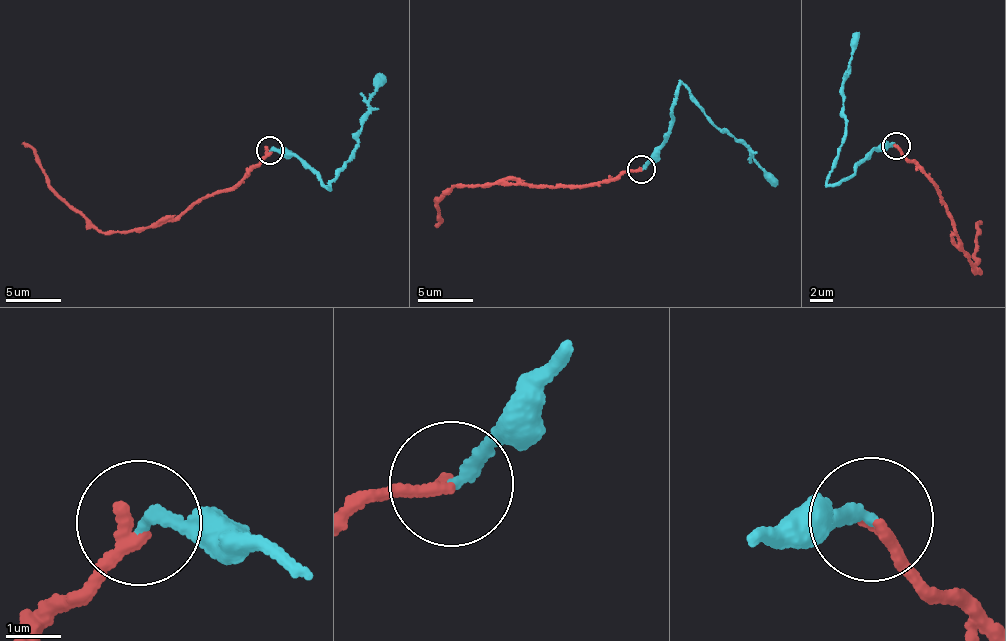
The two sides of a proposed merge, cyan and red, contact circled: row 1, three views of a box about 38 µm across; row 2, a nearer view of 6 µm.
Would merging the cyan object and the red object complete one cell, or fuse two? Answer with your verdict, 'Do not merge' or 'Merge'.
Do not merge

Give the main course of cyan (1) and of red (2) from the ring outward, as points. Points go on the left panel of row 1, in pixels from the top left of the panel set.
1: (268, 151), (284, 150), (332, 186), (336, 169), (357, 146), (362, 116), (370, 111), (376, 78), (382, 74)
2: (268, 151), (234, 185), (147, 227), (108, 234), (51, 185), (37, 152), (24, 142)

